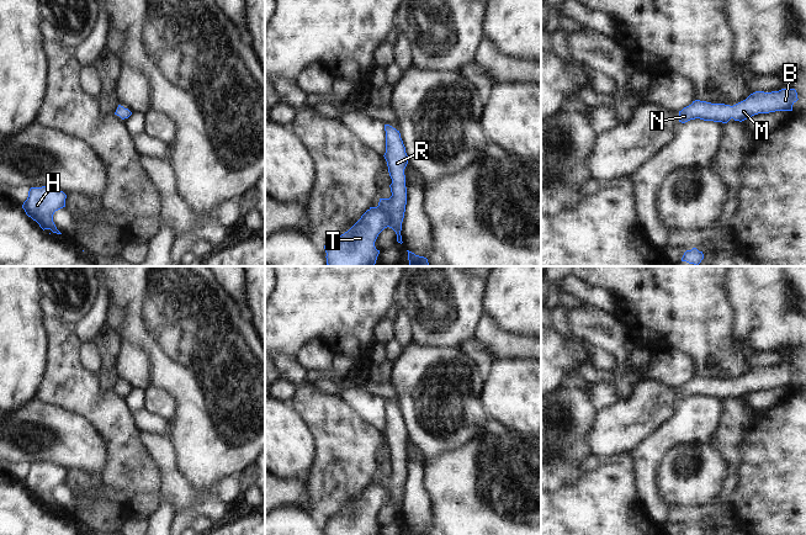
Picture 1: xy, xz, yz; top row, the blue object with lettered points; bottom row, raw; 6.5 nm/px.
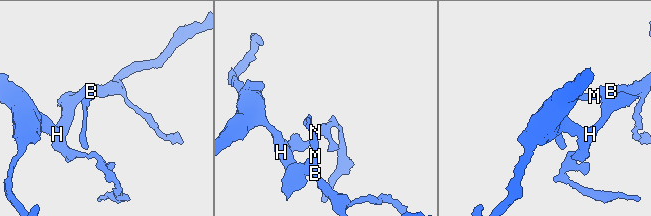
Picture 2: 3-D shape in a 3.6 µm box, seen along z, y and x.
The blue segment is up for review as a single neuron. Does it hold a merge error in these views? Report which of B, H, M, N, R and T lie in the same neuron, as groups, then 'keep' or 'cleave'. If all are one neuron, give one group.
B H M N R T; keep

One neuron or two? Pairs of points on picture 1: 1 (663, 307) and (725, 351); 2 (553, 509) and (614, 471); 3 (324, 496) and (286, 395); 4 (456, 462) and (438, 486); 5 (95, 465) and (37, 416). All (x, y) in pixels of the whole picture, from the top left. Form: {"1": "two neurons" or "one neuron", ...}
{"1": "one neuron", "2": "one neuron", "3": "two neurons", "4": "one neuron", "5": "one neuron"}

